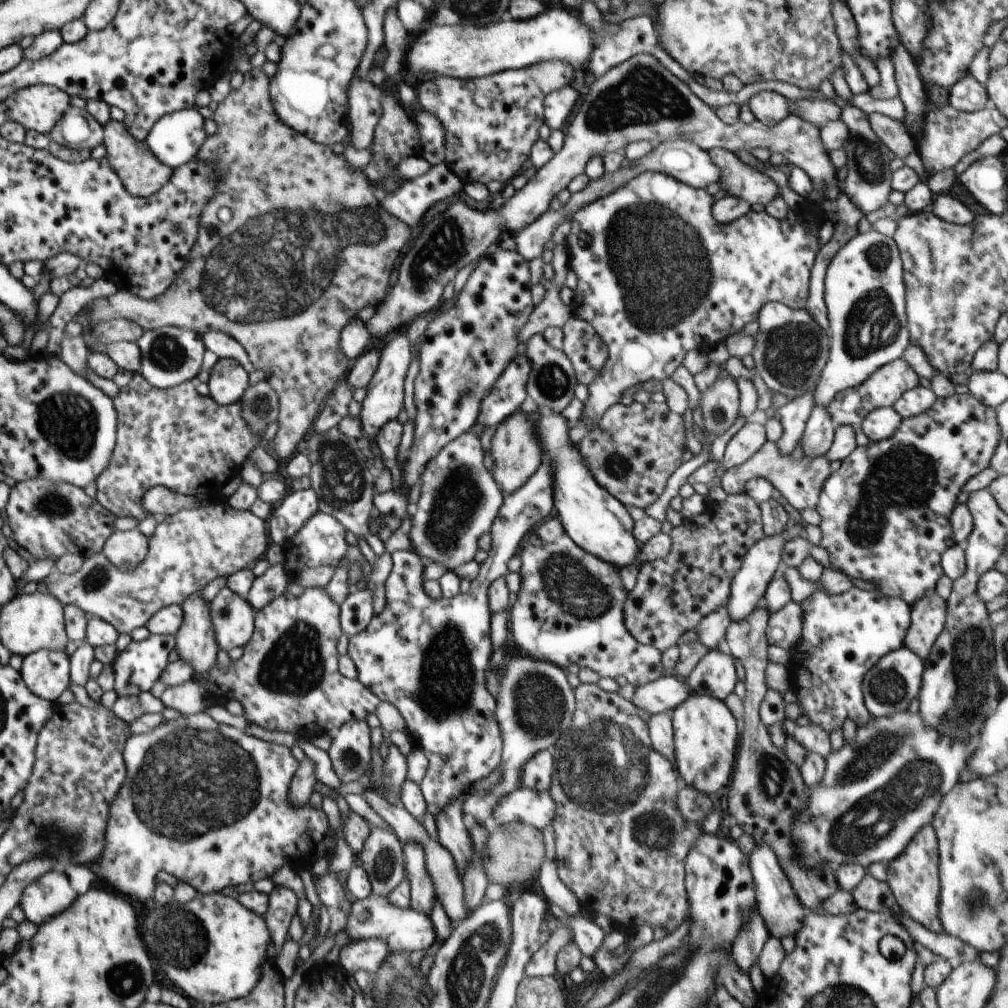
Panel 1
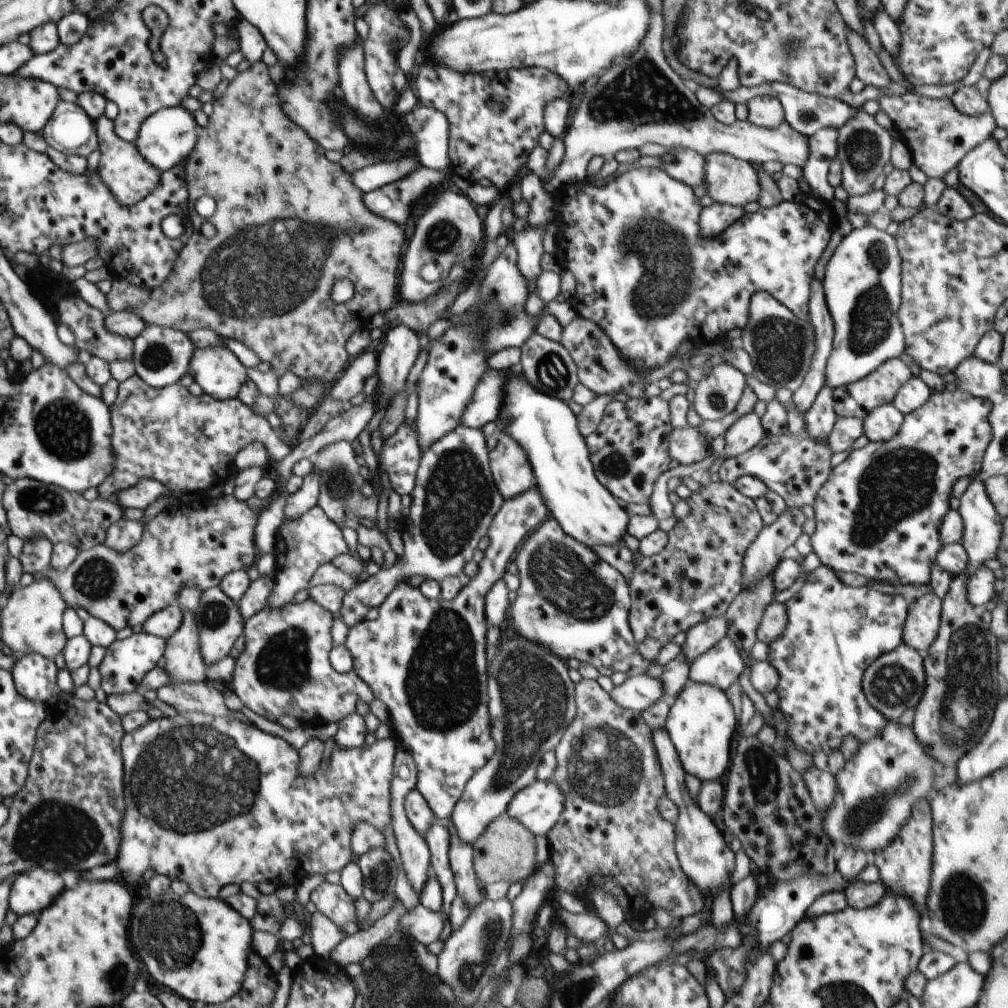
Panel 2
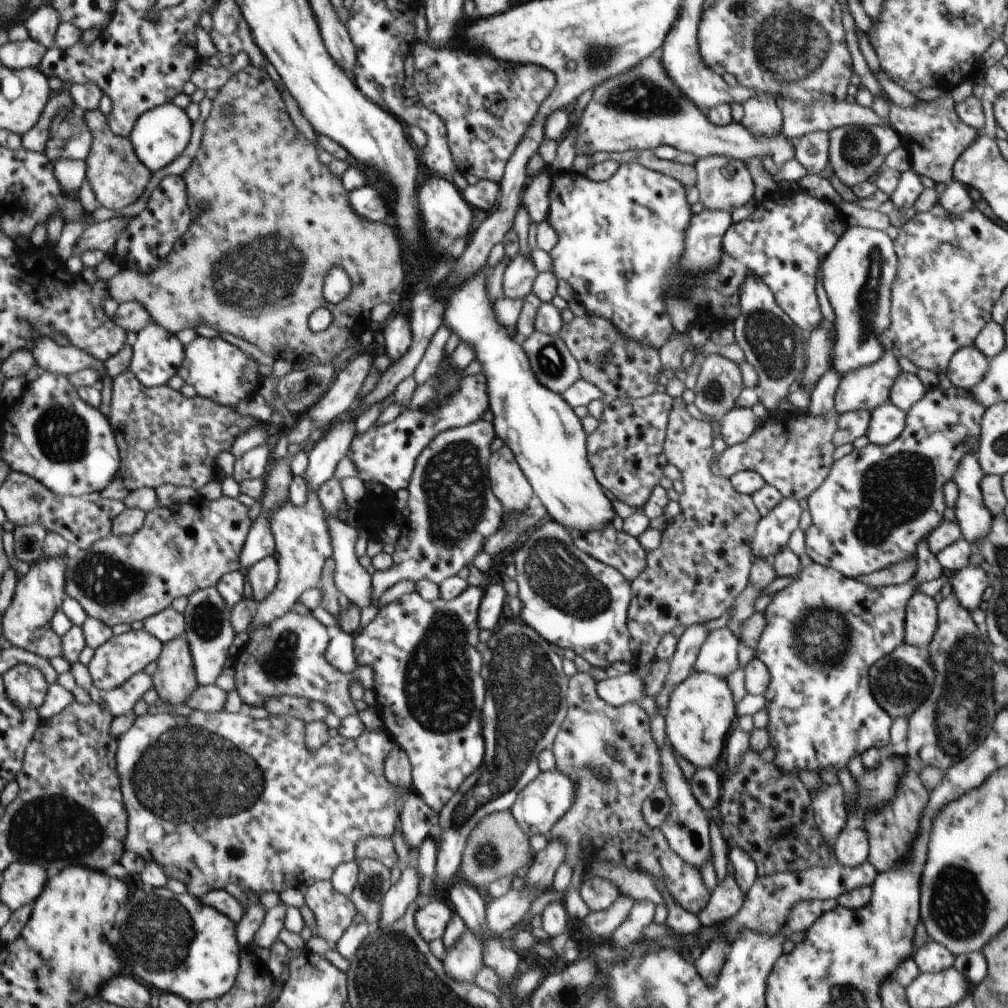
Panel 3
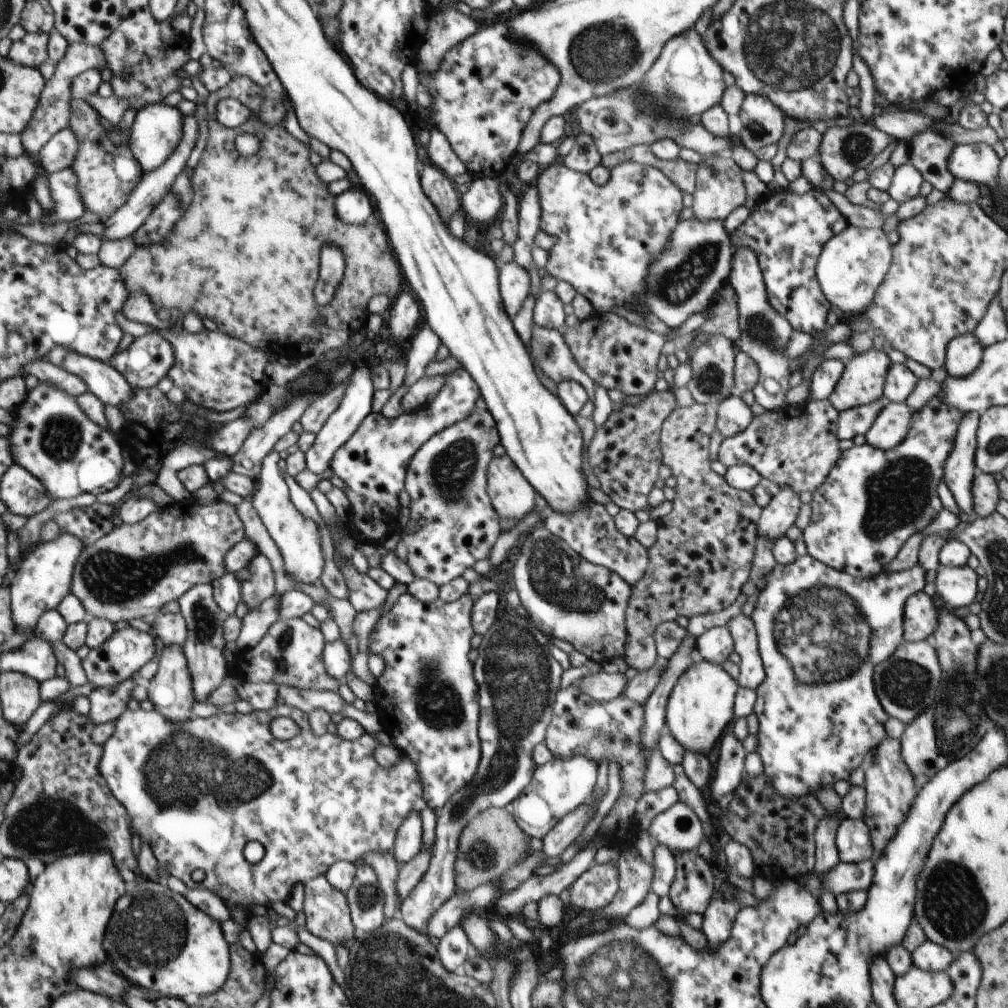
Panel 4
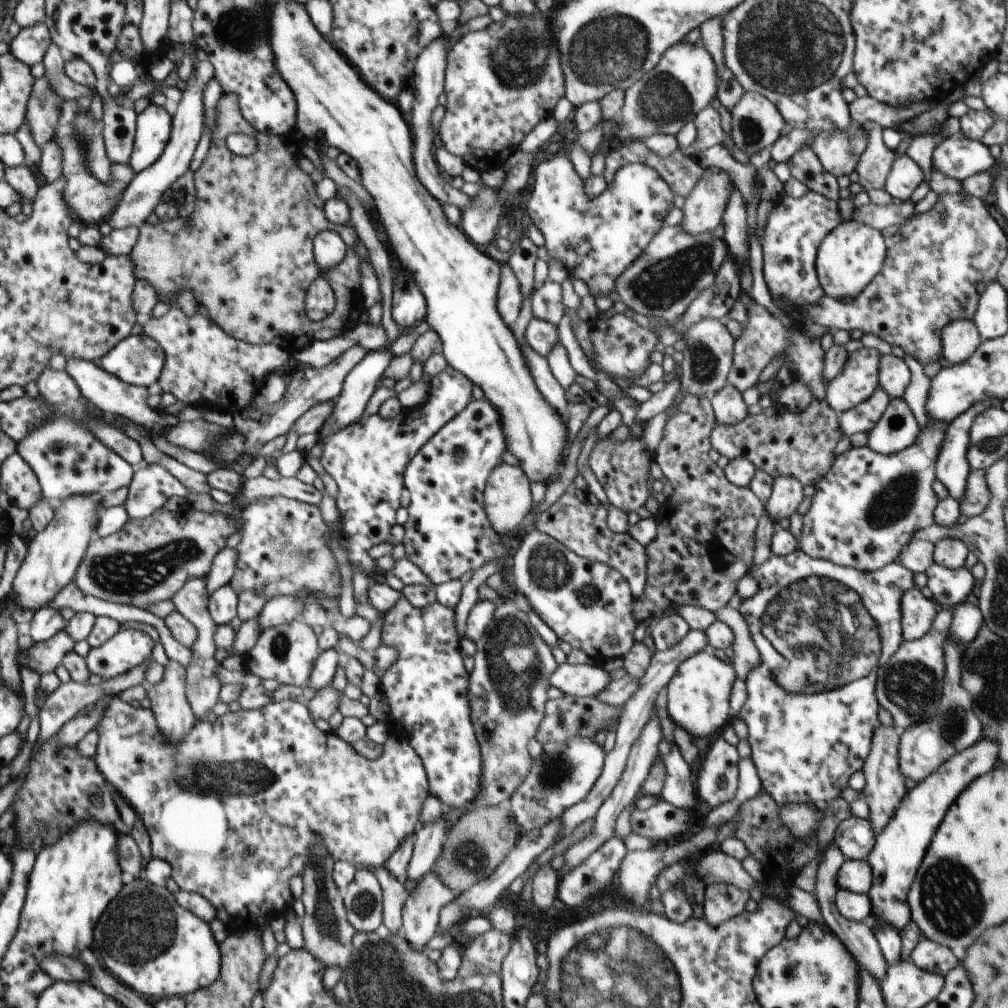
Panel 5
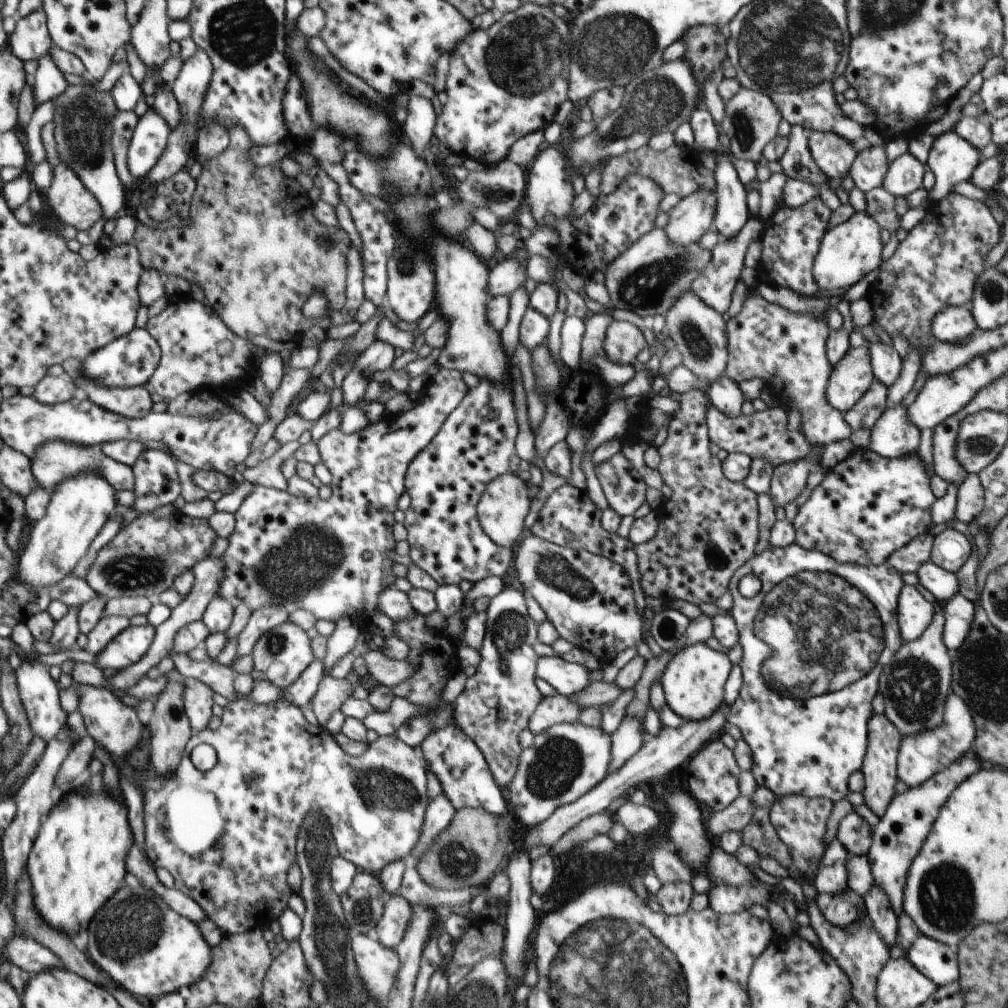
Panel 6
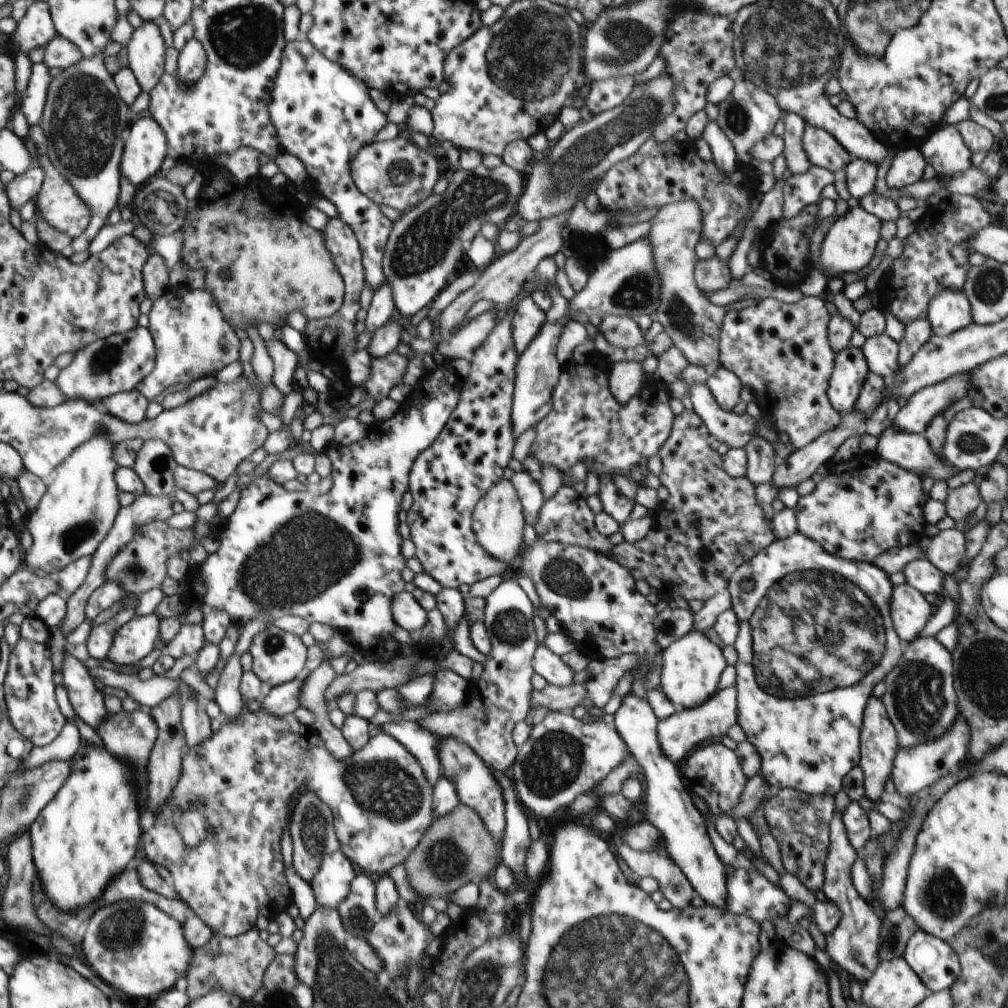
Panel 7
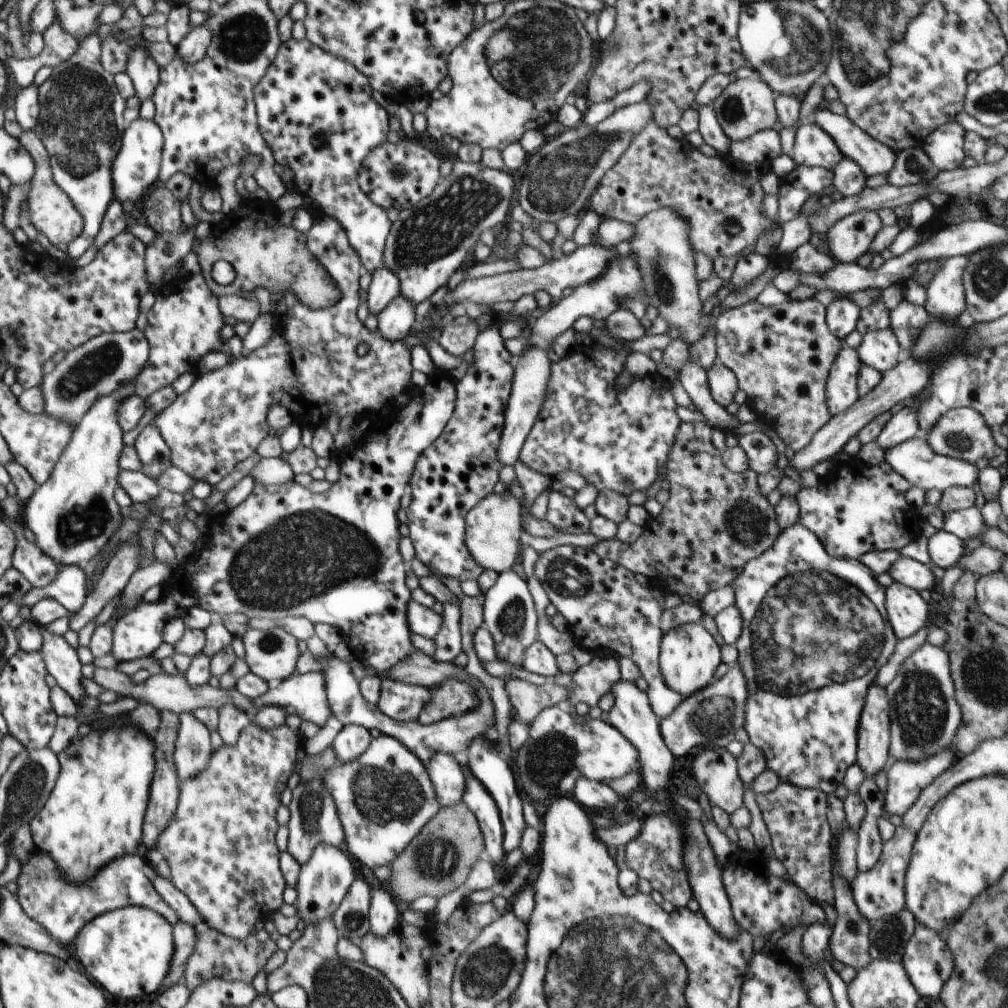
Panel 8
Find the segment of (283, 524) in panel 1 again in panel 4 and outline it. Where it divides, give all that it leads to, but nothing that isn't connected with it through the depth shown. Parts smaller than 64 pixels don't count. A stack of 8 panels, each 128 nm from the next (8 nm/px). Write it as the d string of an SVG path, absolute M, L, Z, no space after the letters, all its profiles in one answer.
M366 365L363 367L356 366L350 380L348 380L349 385L344 393L341 405L338 406L336 412L329 416L329 419L316 435L314 443L305 452L307 468L314 474L322 474L326 468L331 466L333 454L356 432L360 423L371 413L372 395L375 390L369 367Z

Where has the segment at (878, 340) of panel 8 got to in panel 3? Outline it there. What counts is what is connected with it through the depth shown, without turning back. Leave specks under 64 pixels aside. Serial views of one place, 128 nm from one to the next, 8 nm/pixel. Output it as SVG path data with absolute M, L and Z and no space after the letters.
M902 371L892 385L889 401L900 410L908 412L914 404L922 400L927 389L918 375Z

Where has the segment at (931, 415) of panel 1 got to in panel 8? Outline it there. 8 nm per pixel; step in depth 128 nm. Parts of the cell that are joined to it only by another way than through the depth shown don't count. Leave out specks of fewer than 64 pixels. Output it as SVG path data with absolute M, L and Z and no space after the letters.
M888 463L886 466L888 468L884 468L881 464L876 468L868 468L866 470L868 476L862 478L858 482L858 486L852 486L844 498L840 498L834 484L830 484L826 488L825 477L819 478L817 486L801 488L795 496L799 506L799 523L820 539L830 556L859 560L862 555L872 551L899 550L921 536L924 518L918 509L908 504L905 495L913 487L913 484L899 475Z

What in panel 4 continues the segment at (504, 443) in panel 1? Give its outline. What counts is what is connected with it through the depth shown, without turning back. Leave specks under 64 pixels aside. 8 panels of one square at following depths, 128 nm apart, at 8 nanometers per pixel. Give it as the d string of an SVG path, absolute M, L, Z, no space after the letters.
M508 455L494 456L487 470L487 493L500 518L522 519L533 512L537 492Z

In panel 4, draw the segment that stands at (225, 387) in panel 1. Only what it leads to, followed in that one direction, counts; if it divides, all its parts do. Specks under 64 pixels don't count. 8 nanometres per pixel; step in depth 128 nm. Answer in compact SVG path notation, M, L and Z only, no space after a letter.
M118 311L116 317L121 329L124 332L128 332L130 336L134 336L134 338L151 333L152 331L158 331L163 337L166 337L171 342L171 345L175 348L176 362L172 370L170 370L170 378L173 380L174 386L178 386L178 388L181 388L186 392L186 400L191 401L200 407L205 407L209 410L216 411L217 413L237 409L239 406L244 406L244 404L257 402L258 396L264 394L267 386L271 383L266 375L266 364L270 362L266 359L266 354L270 355L270 353L255 349L253 346L246 344L243 340L237 339L229 334L220 331L213 332L204 328L200 333L192 334L187 330L184 330L183 334L176 336L172 330L173 326L166 331L160 331L151 326L127 320L122 311Z

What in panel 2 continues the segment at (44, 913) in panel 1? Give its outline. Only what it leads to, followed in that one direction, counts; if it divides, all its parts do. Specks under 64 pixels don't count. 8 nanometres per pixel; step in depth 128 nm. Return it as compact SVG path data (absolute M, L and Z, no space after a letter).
M42 867L19 873L9 894L9 908L17 915L42 913L64 891L64 881L60 872L45 871Z

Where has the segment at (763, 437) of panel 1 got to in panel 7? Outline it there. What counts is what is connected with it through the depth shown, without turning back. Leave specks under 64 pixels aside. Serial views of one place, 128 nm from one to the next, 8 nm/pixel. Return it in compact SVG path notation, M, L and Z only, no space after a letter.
M720 366L714 373L709 374L706 385L714 395L716 402L722 407L722 410L732 411L734 406L741 401L742 381L727 368Z

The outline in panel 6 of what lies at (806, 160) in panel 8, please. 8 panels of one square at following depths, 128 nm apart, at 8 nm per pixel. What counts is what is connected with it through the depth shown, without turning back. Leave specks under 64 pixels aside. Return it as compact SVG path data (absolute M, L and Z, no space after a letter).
M812 131L809 138L812 158L831 179L844 179L857 157L859 147L831 132Z

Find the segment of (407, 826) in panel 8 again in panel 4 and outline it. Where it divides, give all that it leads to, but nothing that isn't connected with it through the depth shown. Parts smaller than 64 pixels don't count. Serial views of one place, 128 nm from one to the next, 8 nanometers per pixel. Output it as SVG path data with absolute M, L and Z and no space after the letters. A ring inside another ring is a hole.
M280 705L272 710L254 711L242 714L238 711L225 713L218 708L218 712L208 718L194 717L185 722L171 721L160 711L132 711L127 708L115 721L114 734L105 742L105 752L100 762L100 770L106 778L112 792L128 810L132 818L132 828L143 843L149 843L159 866L164 868L166 875L176 876L182 880L188 889L208 889L219 894L232 910L236 904L247 907L252 912L264 911L270 902L286 902L296 884L306 884L318 875L324 875L329 866L338 861L350 861L355 864L362 862L363 854L369 852L392 851L395 845L397 830L407 814L414 809L414 800L423 796L423 788L419 781L419 774L412 761L402 755L401 761L387 769L375 759L375 748L380 746L373 738L373 733L362 733L360 738L353 741L344 740L340 735L326 733L317 737L310 728L309 715L299 708ZM286 716L292 718L302 729L300 734L288 741L276 739L270 733L269 723L274 718ZM251 840L260 842L265 853L258 863L246 861L242 850Z

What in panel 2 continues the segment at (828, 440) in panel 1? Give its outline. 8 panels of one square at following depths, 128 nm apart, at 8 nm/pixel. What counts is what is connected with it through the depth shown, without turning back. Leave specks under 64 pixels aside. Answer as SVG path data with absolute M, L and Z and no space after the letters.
M824 385L819 390L812 406L804 414L805 431L818 442L827 442L838 419L833 407L833 390Z

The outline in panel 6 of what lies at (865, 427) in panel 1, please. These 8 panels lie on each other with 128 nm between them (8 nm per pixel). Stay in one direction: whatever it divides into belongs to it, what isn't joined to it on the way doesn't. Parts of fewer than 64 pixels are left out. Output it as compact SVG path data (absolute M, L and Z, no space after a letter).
M902 403L888 407L871 428L868 448L887 459L916 453L920 443L920 429L909 419Z

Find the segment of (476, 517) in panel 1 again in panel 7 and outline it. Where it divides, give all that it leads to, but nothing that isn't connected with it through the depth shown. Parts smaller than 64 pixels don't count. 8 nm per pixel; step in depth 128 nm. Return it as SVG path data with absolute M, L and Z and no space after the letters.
M512 305L506 315L496 323L486 340L475 350L471 360L472 370L462 381L458 404L438 438L415 458L409 472L409 491L413 496L413 503L407 510L407 524L410 528L410 538L415 544L415 556L422 564L423 570L443 587L458 589L460 584L471 586L482 579L494 575L501 576L506 572L506 568L510 567L480 546L474 534L472 515L482 495L503 478L517 439L511 419L515 366L519 359L513 339L513 318L516 311L517 306Z

